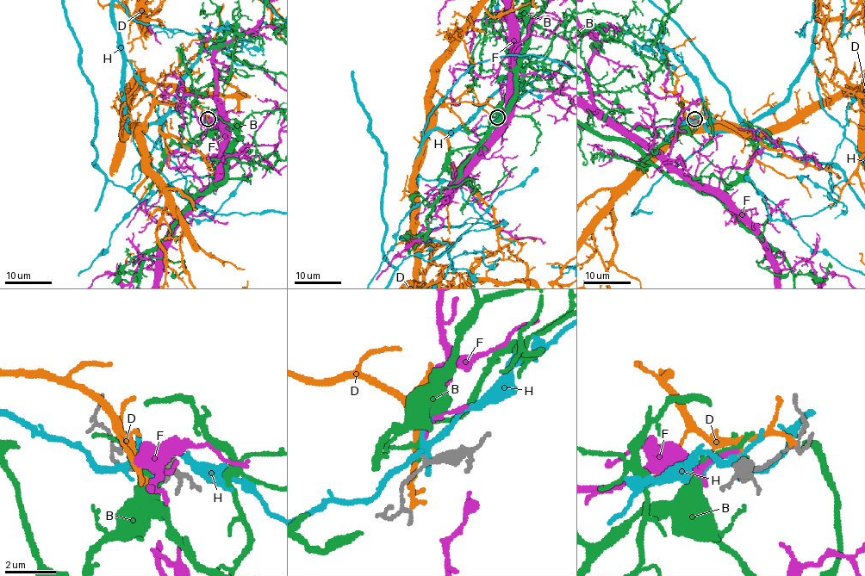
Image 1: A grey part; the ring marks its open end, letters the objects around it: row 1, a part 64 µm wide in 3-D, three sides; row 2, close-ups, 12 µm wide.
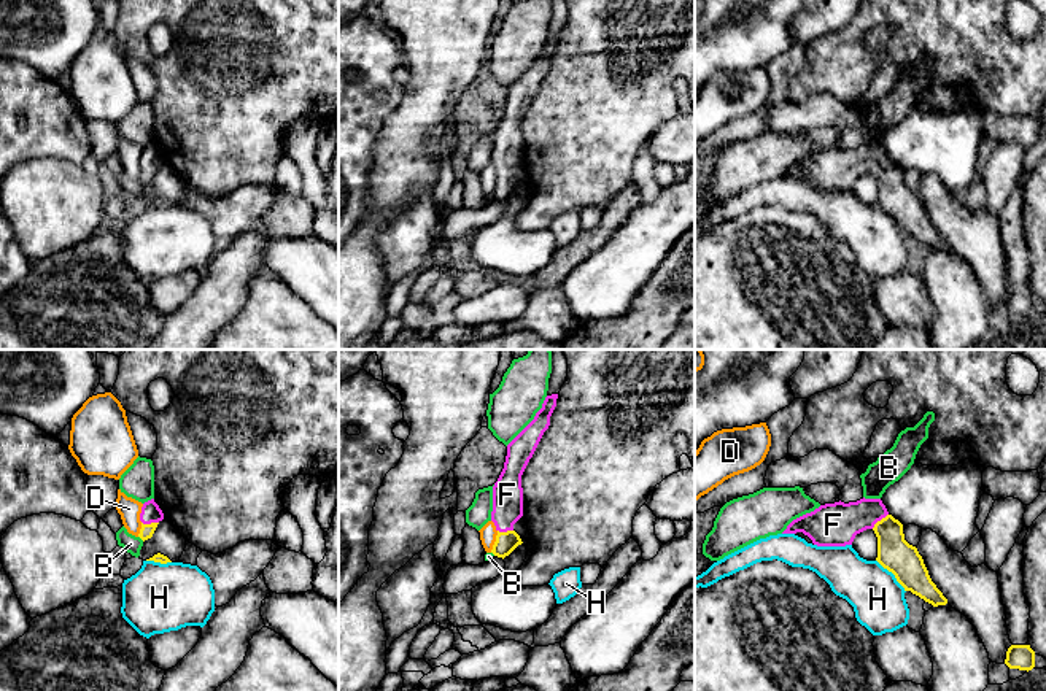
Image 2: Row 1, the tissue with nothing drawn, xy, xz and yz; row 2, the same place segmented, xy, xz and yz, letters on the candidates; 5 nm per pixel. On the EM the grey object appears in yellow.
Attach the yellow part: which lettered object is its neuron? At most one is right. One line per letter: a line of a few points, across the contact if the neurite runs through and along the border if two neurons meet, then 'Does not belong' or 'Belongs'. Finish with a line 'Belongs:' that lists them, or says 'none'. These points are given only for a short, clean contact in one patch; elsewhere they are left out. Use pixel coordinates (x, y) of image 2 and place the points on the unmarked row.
B: Line: xy (139, 180), (143, 185). Does not belong
D: Line: xz (498, 175), (490, 196). Does not belong
F: Line: yz (894, 197), (889, 175), (881, 164), (846, 164), (833, 169). Belongs
H: Line: yz (876, 204), (905, 235). Does not belong
Belongs: F

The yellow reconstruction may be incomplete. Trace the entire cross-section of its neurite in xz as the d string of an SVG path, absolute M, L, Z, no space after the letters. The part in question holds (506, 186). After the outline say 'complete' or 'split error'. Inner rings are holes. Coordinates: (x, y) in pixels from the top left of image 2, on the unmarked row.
M558 38L547 40L534 64L507 89L504 113L493 130L491 165L498 180L491 197L498 202L504 203L523 187L513 175L513 168L523 160L521 119L550 70L556 43Z | split error

